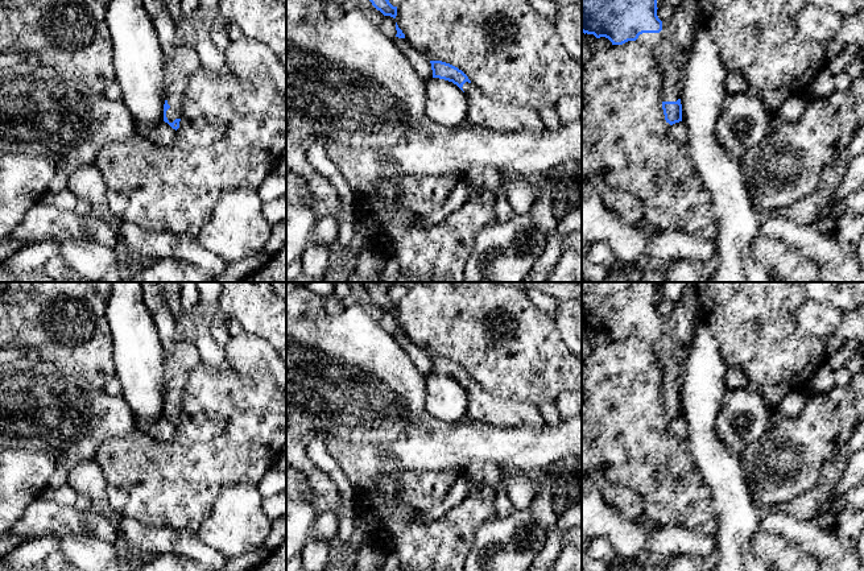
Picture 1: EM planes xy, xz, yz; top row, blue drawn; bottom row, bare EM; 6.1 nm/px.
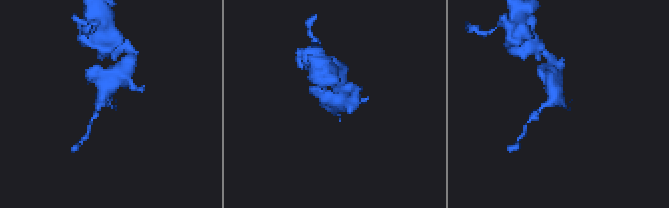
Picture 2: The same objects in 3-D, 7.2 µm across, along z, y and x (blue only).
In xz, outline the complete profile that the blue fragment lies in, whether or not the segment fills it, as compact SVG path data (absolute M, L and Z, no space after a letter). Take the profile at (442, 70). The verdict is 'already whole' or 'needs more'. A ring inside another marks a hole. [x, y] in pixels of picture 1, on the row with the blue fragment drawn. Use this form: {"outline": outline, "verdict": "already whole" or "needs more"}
{"outline": "M430 61L430 63L433 78L452 82L466 94L466 120L470 124L499 132L542 132L546 129L537 108L497 102L472 84L458 67L442 61Z", "verdict": "needs more"}

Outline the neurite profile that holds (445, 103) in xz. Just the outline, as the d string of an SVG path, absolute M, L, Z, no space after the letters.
M431 78L425 82L425 111L437 124L458 127L467 121L466 94L452 82Z

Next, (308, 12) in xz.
M286 0L286 25L318 25L327 20L326 11L331 4L324 0Z

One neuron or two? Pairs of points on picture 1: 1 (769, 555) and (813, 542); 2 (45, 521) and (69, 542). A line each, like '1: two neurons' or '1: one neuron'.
1: two neurons
2: two neurons

